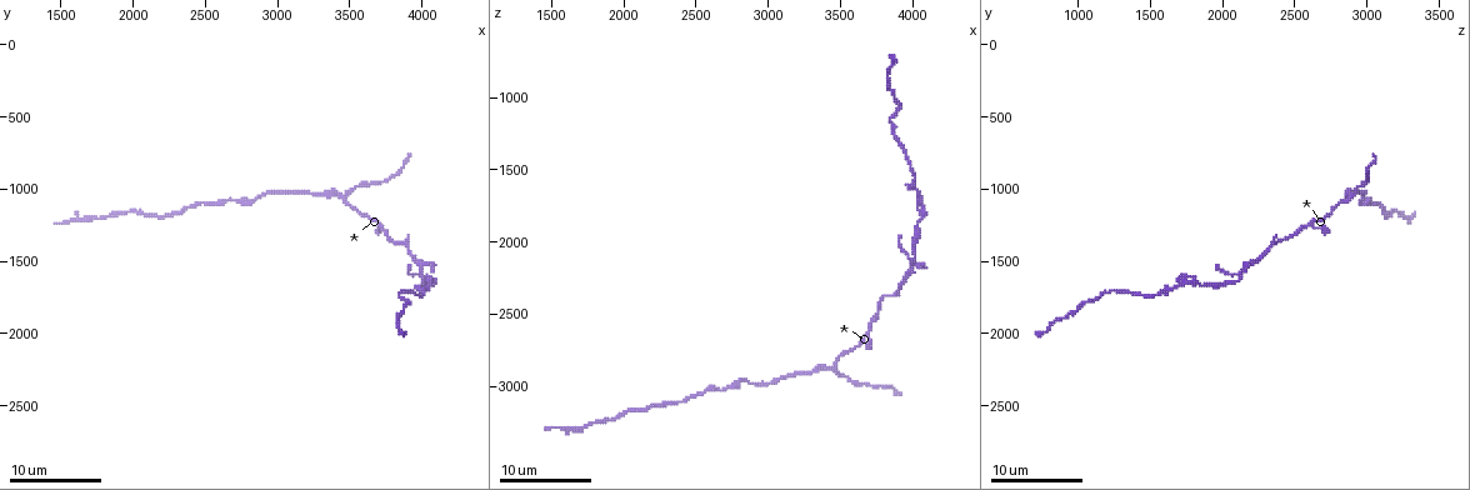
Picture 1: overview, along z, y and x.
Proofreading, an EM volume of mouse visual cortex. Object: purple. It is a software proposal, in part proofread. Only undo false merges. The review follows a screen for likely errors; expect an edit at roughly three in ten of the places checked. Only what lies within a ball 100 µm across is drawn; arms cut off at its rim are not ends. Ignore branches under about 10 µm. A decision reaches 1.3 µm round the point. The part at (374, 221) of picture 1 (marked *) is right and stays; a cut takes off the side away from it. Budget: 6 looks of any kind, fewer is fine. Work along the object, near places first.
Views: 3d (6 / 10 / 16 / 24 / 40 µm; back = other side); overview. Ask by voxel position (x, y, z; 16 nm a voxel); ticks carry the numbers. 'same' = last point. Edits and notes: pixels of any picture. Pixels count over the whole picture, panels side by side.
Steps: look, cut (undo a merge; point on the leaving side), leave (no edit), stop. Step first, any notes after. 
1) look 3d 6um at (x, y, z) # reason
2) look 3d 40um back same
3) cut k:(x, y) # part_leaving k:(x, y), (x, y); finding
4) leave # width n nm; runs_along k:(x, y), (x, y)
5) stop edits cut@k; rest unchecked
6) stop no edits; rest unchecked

look 3d 6um at (4000, 1540, 2160) # thick turns thin

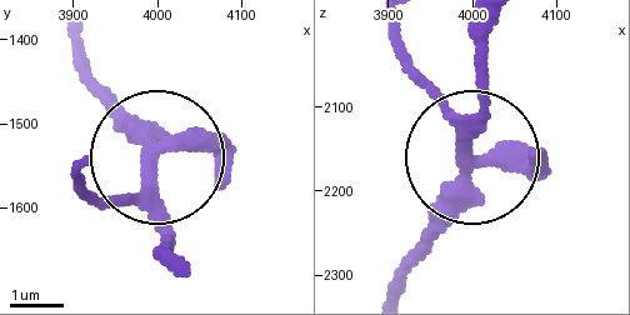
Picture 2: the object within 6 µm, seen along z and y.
leave # runs_along 2:(393, 281), (469, 160), (488, 84); one neuron here

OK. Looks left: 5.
look 3d 10um at (3860, 1380, 2380) # a narrow waist

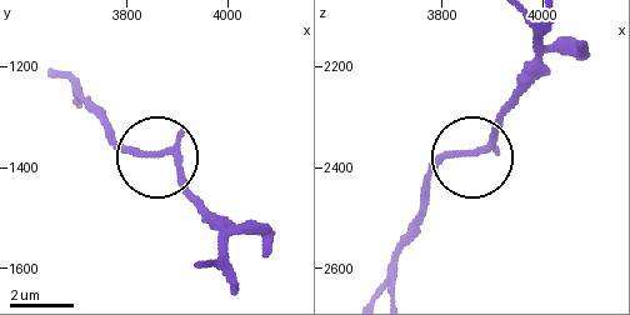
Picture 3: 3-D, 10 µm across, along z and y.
look 3d 10um back at (3840, 1370, 2370)

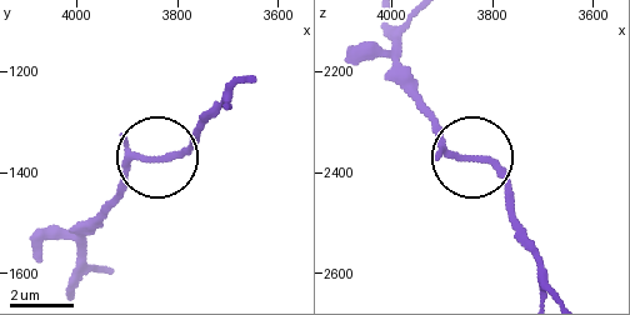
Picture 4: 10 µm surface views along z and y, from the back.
leave # runs_along 4:(245, 83), (231, 88), (191, 144), (131, 163), (103, 209); one neuron here

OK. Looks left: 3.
look 3d 6um at (2840, 1080, 2960) # sudden change in width

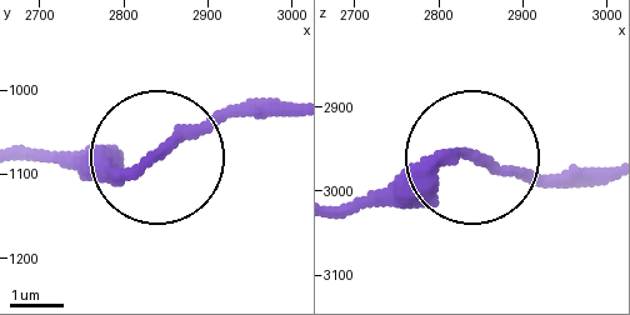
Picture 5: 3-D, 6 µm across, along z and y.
leave # runs_along 5:(286, 115), (193, 124), (125, 169), (49, 160); one neuron here

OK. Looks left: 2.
stop no edits; rest unchecked

